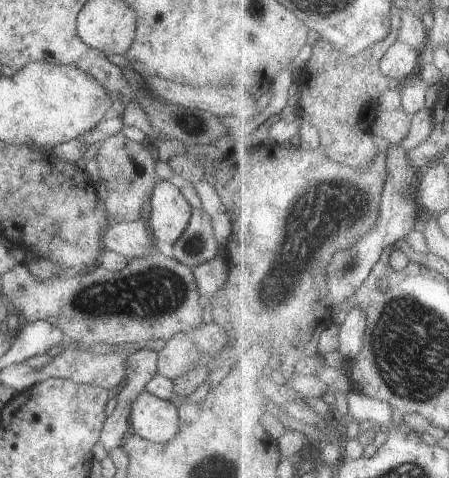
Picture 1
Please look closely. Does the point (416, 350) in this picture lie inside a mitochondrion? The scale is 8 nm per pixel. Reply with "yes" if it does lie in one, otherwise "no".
yes

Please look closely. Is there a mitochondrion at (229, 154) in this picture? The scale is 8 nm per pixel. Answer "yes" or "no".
no

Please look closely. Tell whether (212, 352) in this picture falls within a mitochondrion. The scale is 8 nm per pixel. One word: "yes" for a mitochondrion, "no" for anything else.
no

